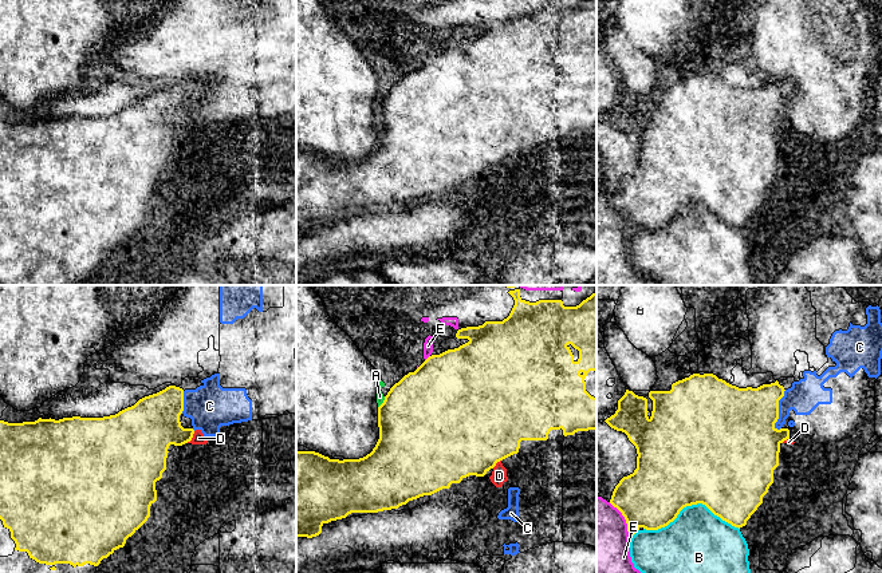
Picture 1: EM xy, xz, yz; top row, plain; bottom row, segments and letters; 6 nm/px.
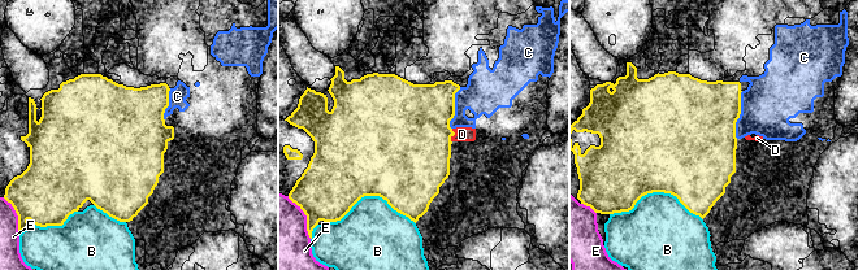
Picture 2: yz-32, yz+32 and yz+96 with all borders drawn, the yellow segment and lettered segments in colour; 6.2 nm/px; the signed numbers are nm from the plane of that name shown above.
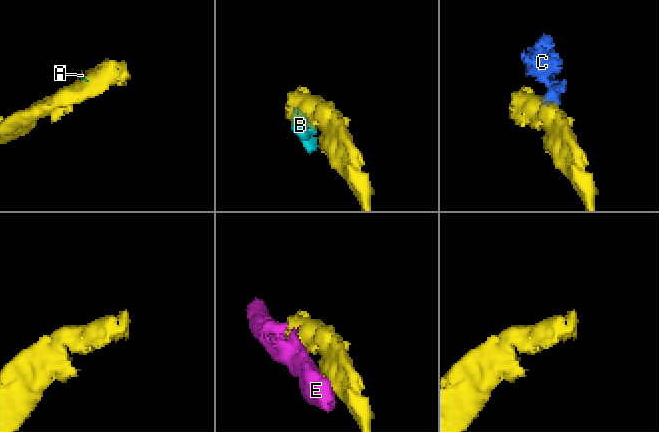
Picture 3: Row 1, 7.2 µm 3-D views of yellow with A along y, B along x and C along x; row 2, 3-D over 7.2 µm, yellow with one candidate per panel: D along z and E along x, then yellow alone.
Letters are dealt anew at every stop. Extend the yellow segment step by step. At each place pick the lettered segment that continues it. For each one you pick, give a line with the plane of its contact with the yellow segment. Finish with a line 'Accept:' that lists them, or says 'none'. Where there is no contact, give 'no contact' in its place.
D: contact in xy
Accept: D

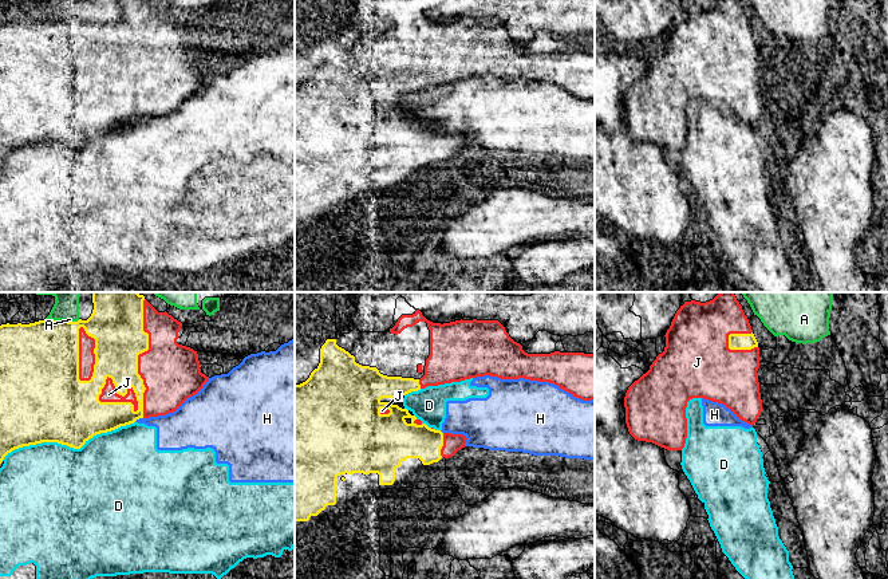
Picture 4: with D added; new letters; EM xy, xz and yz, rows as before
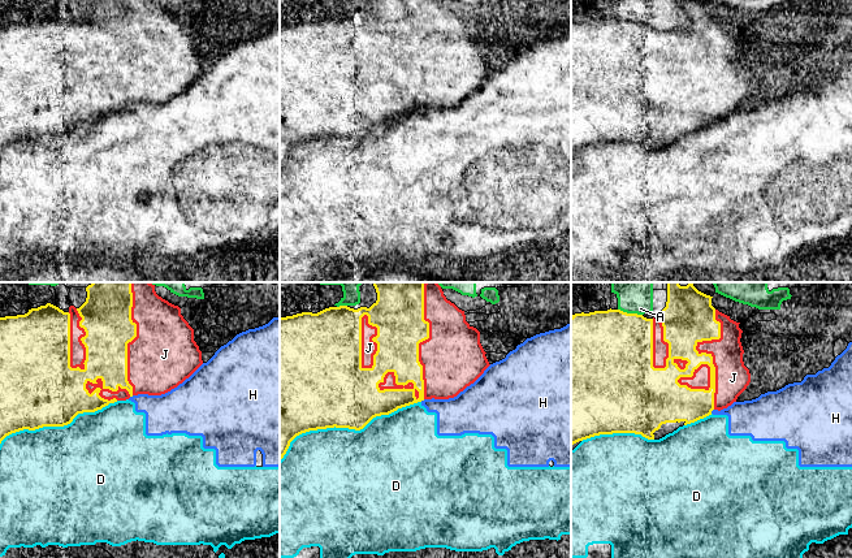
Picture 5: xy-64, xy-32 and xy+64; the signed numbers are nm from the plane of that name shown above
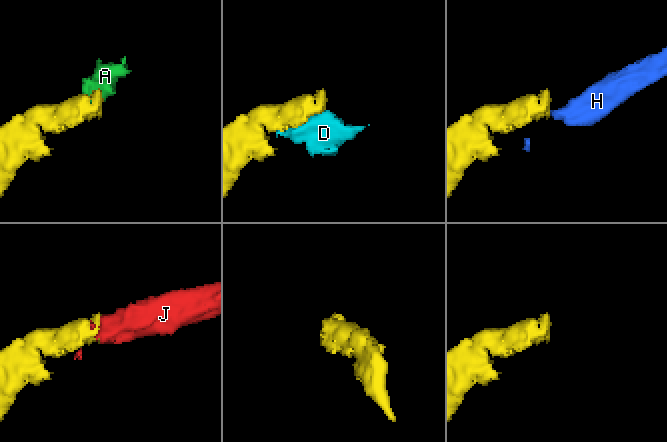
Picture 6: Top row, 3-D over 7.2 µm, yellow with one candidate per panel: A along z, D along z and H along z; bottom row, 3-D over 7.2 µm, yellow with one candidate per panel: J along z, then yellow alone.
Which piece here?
J: contact in xy
Accept: J

